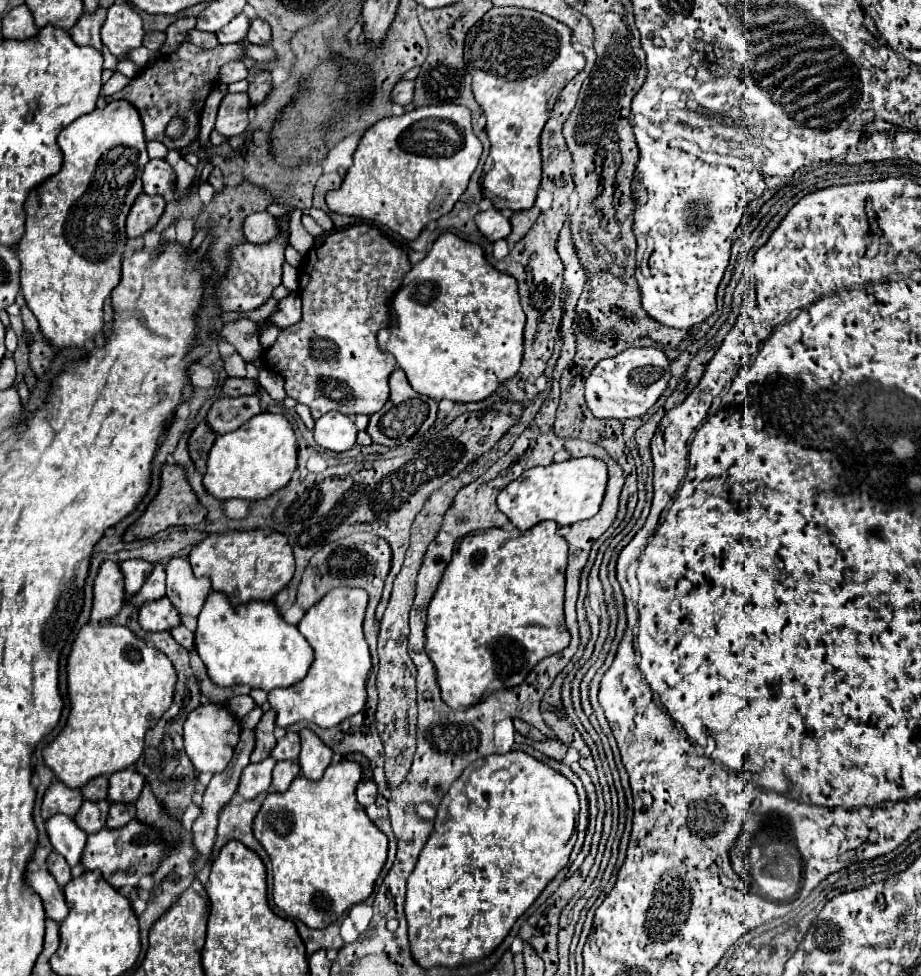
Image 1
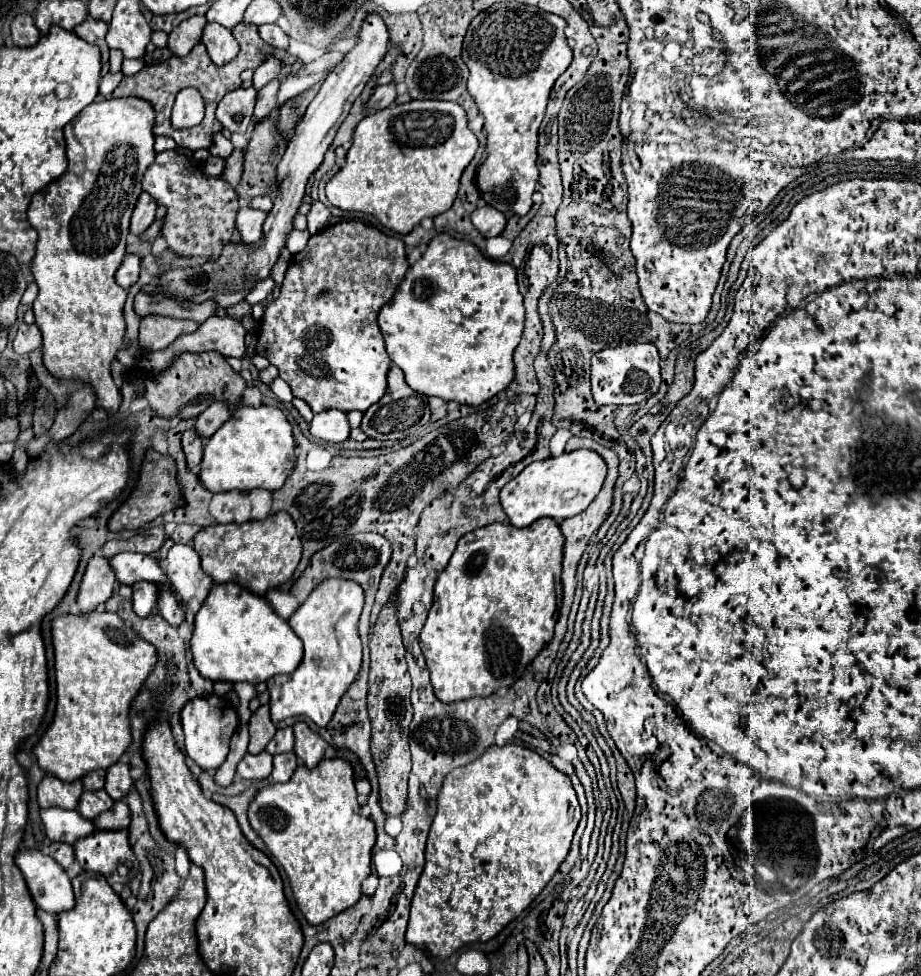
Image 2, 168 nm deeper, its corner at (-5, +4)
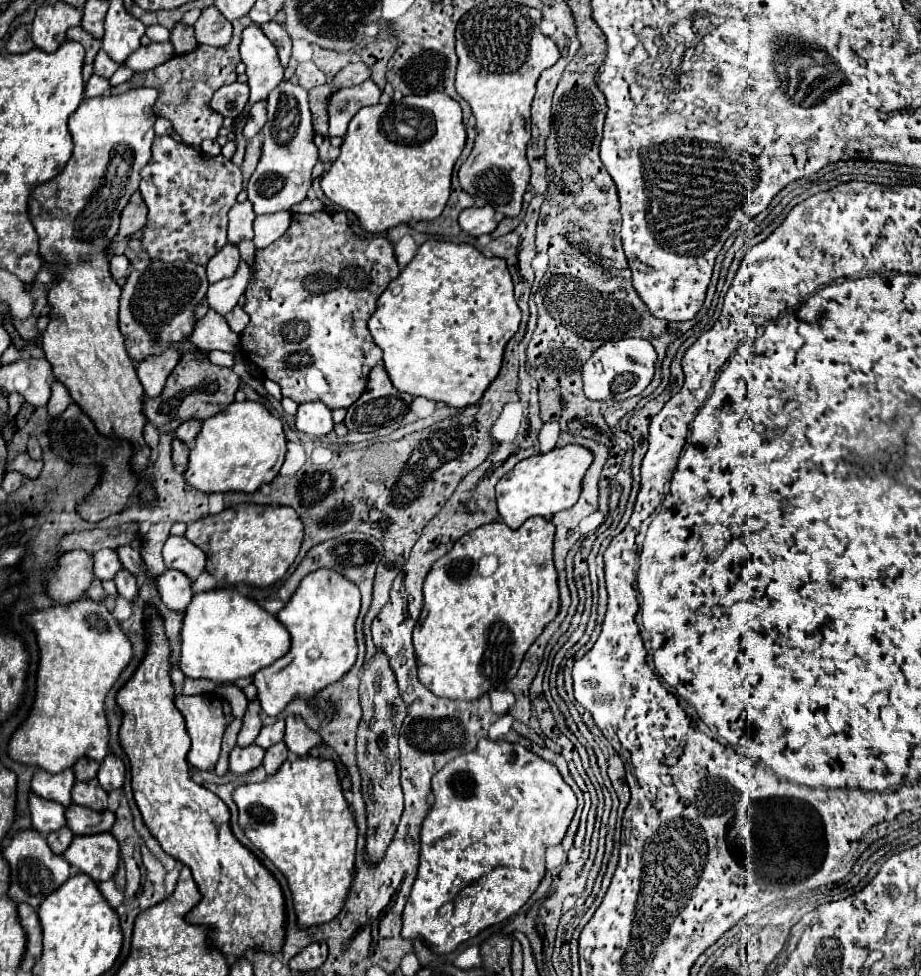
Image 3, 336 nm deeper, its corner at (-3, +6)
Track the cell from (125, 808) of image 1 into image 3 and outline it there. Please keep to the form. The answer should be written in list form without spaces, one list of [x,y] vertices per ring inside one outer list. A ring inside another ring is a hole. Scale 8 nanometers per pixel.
[[[71,803],[65,809],[65,819],[67,819],[67,827],[75,833],[75,835],[93,835],[93,833],[103,833],[111,829],[111,823],[115,821],[115,813],[111,811],[87,811],[87,807],[79,807],[75,803]]]

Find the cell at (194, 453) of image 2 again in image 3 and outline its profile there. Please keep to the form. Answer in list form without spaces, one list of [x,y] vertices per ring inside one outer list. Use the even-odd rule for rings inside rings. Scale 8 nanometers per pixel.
[[[173,439],[171,447],[173,447],[173,463],[185,467],[187,459],[189,459],[189,447],[183,441],[179,441],[179,439]]]

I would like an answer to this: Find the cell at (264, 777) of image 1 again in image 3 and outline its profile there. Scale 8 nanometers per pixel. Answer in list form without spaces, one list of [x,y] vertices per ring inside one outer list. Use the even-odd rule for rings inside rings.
[[[249,745],[249,747],[235,747],[229,755],[229,771],[235,775],[249,773],[257,769],[263,761],[265,751],[259,745]]]

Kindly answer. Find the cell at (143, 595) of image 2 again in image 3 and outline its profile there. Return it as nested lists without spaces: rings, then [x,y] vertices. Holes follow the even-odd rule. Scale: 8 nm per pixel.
[[[127,569],[117,571],[117,575],[113,577],[113,581],[115,581],[115,587],[117,587],[119,595],[125,597],[125,599],[129,599],[129,601],[133,601],[133,597],[139,593],[137,583],[135,583],[135,575],[131,575]]]

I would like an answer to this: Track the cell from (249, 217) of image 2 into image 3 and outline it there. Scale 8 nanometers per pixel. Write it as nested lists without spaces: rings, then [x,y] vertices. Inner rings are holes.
[[[251,201],[235,203],[229,211],[229,225],[227,225],[227,241],[239,243],[243,239],[253,239],[253,207]]]

